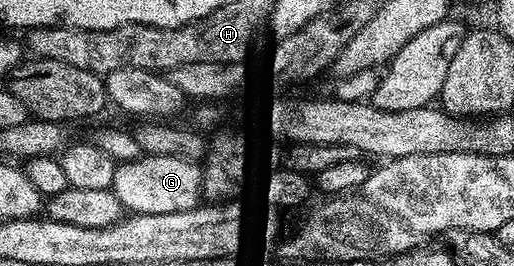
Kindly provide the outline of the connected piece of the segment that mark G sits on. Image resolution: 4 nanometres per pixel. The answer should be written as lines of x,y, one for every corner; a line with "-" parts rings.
147,156
133,160
131,163
120,163
115,172
112,190
121,206
134,215
181,213
183,210
193,209
198,205
203,188
202,169
194,162
174,156

